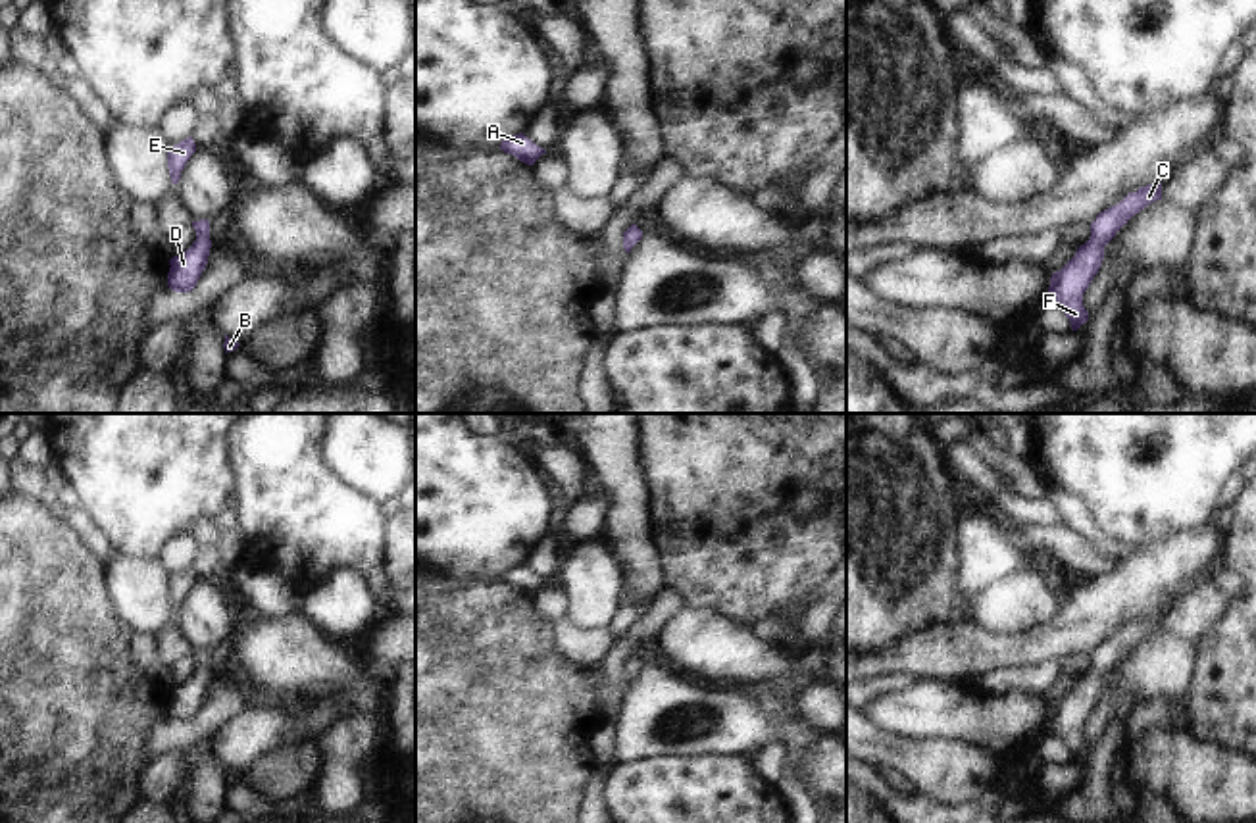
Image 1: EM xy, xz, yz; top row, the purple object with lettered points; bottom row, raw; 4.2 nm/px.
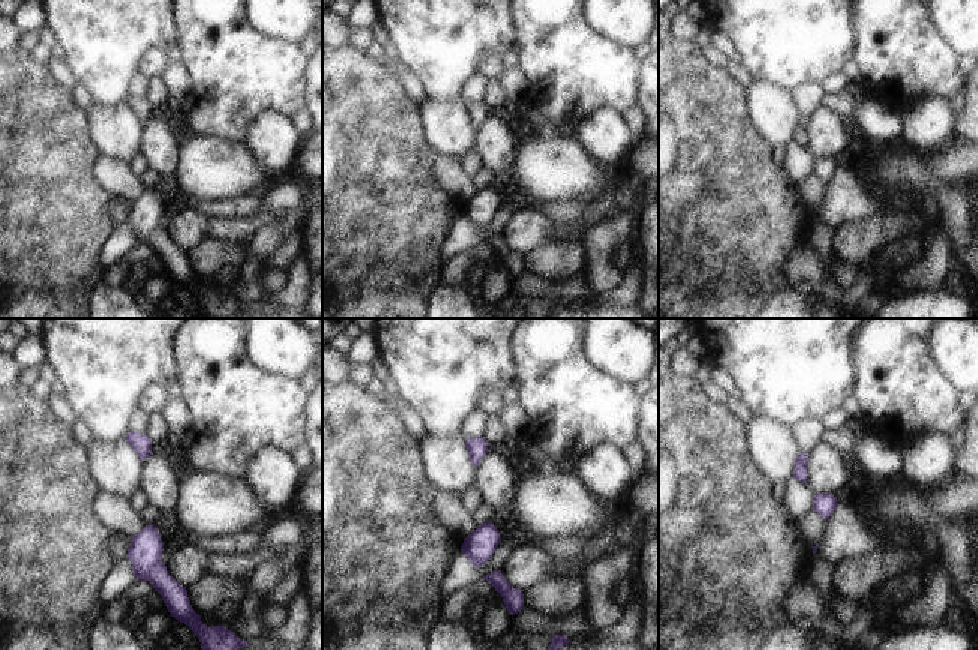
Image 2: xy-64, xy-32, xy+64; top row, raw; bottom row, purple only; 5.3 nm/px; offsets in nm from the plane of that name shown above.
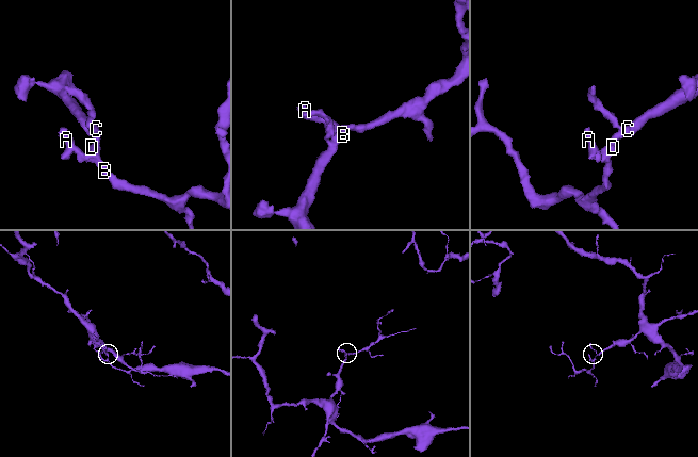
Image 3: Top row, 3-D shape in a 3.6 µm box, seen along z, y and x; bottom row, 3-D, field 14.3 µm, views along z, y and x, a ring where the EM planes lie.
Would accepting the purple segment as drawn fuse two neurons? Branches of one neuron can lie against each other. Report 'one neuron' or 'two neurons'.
one neuron

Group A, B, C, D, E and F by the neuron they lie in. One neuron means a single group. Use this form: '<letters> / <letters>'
A B C D E F

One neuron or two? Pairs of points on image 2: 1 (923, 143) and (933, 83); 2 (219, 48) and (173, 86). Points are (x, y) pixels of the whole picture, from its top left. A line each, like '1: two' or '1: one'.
1: two
2: two

